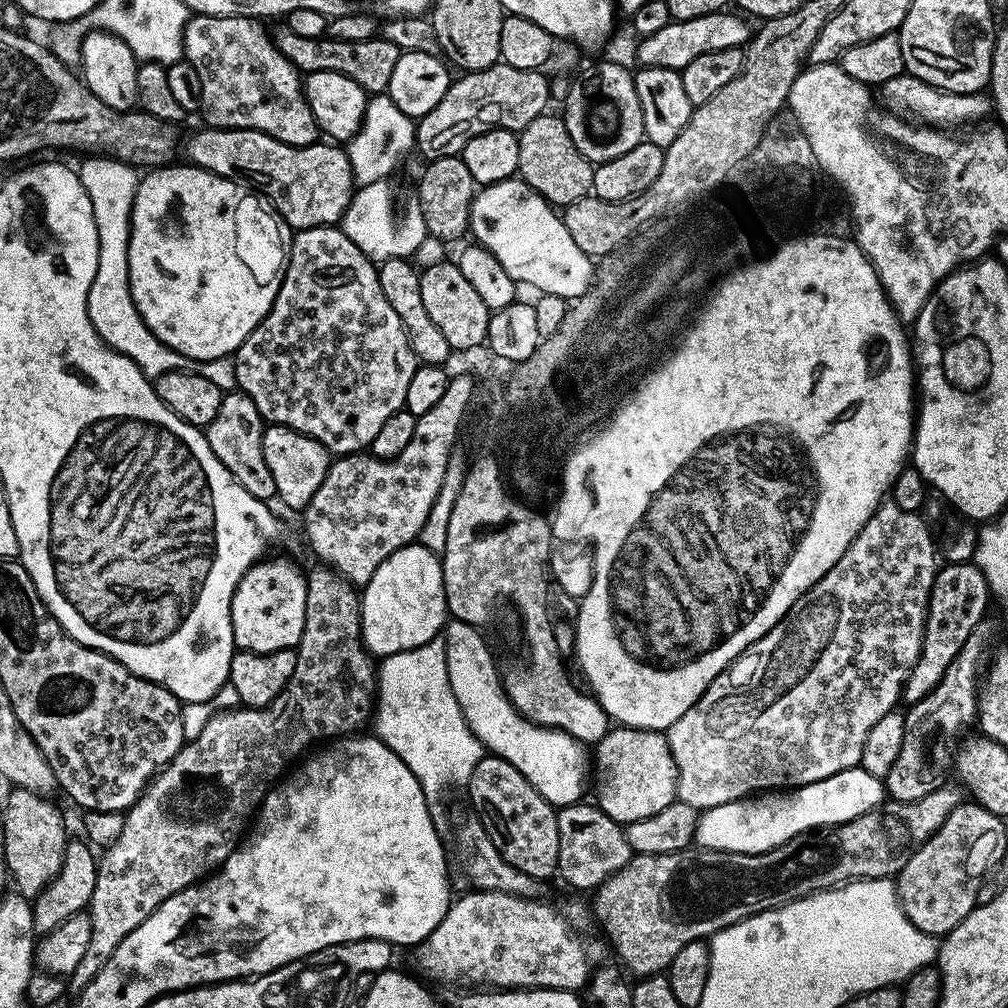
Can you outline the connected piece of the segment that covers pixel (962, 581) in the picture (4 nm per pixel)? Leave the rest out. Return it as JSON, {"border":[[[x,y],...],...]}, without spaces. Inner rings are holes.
{"border":[[[975,562],[967,564],[945,563],[939,569],[934,578],[932,593],[928,599],[928,617],[924,620],[924,637],[922,638],[922,650],[915,666],[910,670],[910,674],[904,683],[902,700],[905,705],[917,704],[946,674],[946,666],[954,662],[954,654],[962,650],[966,638],[970,638],[970,630],[978,626],[980,620],[985,619],[990,601],[988,583],[978,570]]]}

